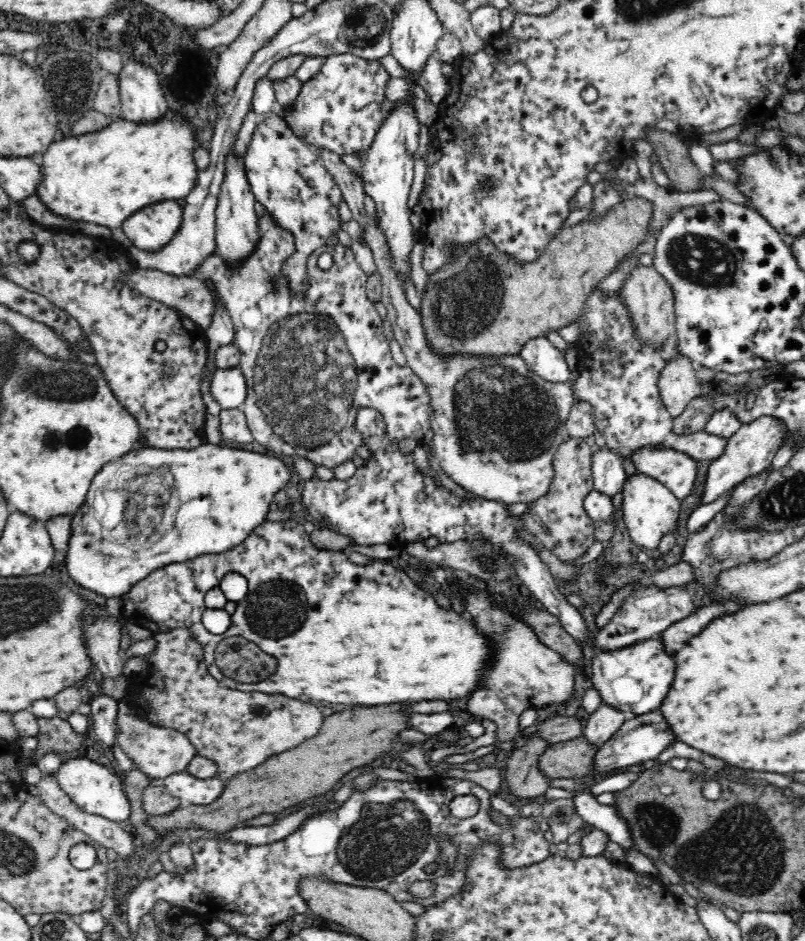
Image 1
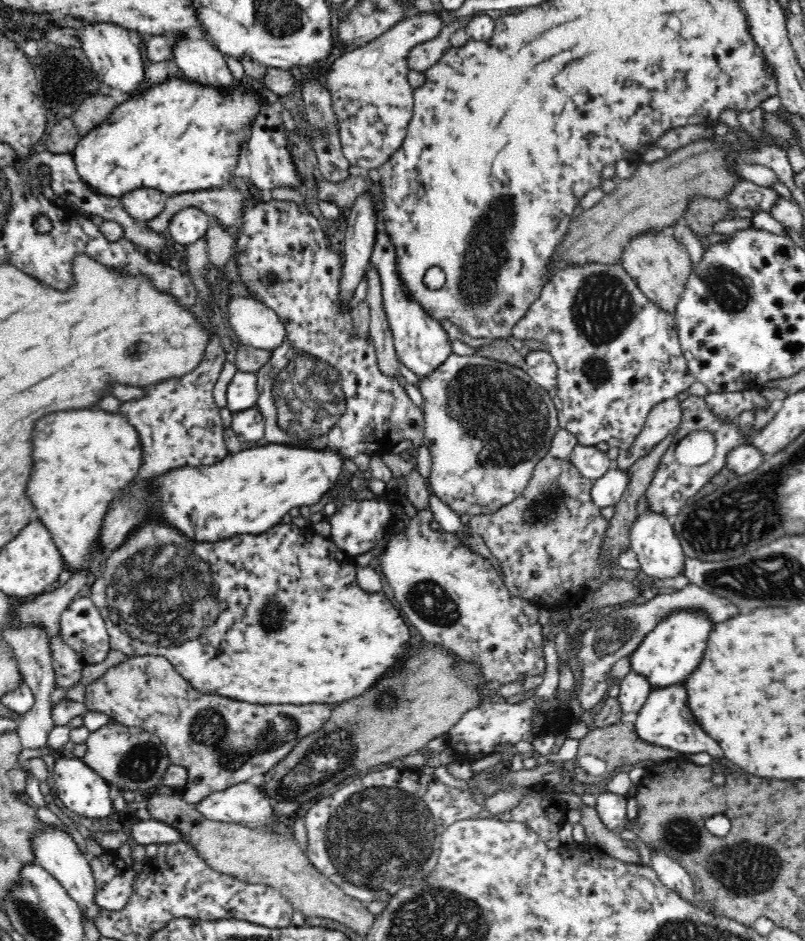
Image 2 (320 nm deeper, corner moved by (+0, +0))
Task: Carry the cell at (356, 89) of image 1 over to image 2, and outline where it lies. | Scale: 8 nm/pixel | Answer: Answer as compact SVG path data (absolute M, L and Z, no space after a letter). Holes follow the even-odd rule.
M437 12L412 14L368 44L355 48L352 52L346 51L336 57L334 63L331 64L327 86L331 92L331 105L338 121L337 126L339 127L343 153L350 165L359 166L361 170L366 172L373 172L385 164L389 160L389 156L392 156L402 146L414 106L412 87L406 79L406 73L409 70L406 65L406 56L410 52L410 46L432 40L440 34L447 24L441 16L442 13L438 14Z

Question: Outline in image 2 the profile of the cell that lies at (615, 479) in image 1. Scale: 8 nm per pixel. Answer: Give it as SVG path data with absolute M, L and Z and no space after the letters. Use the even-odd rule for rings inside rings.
M580 443L574 446L569 460L580 474L592 480L600 478L614 465L614 461L608 457L607 452L600 451L595 446L584 446Z

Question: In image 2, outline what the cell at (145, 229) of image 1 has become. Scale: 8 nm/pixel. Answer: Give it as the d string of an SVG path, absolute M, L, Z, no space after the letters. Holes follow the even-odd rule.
M140 188L120 198L121 206L135 221L153 220L158 216L170 196L158 190Z

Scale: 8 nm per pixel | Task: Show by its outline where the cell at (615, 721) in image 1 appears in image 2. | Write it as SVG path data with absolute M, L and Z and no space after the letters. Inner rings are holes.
M634 671L622 679L617 698L627 719L633 719L637 715L652 689L654 687L650 685L648 679Z

